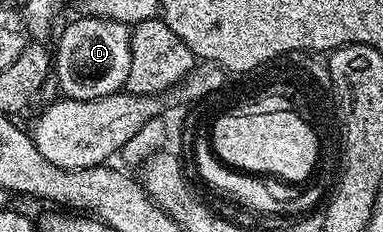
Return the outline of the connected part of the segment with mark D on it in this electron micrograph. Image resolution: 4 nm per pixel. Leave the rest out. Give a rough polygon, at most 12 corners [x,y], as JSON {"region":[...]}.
{"region":[[77,16],[55,46],[66,98],[118,93],[131,30]]}

